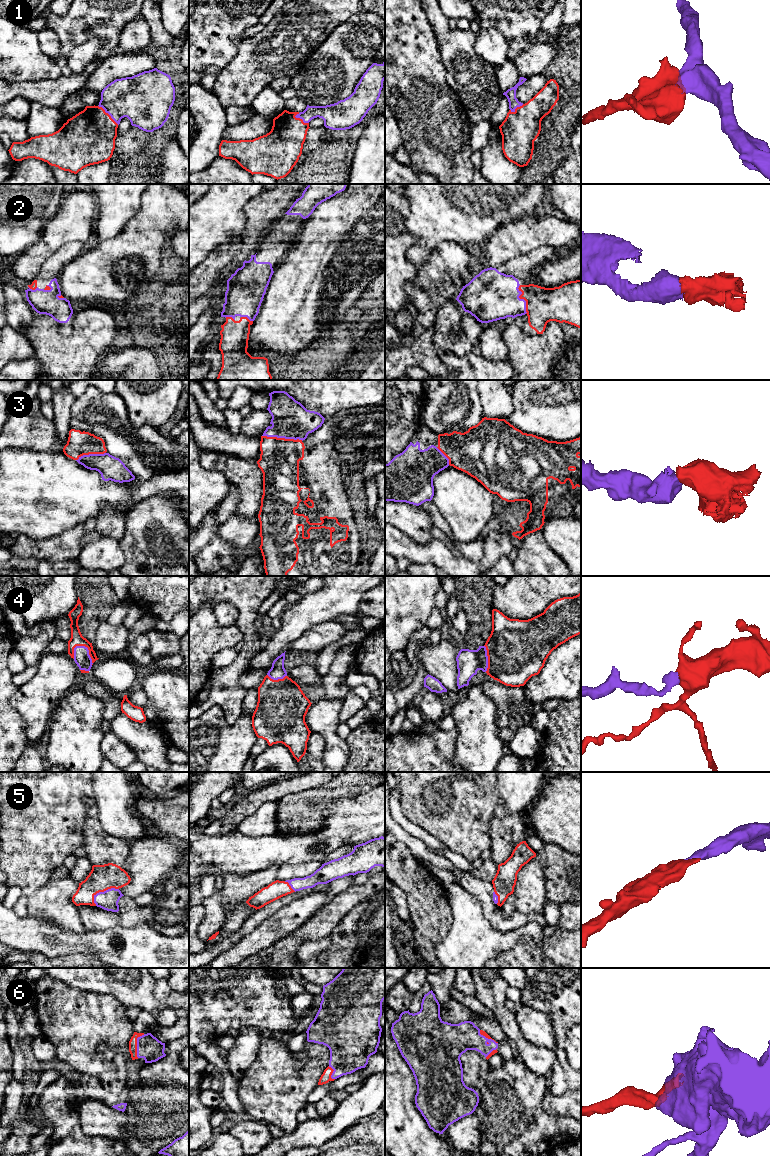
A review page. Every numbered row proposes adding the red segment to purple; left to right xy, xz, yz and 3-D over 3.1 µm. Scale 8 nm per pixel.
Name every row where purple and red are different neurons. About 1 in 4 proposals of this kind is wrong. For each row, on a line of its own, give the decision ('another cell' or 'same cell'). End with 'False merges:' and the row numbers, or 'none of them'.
1: same cell
2: same cell
3: same cell
4: same cell
5: same cell
6: same cell
False merges: none of them

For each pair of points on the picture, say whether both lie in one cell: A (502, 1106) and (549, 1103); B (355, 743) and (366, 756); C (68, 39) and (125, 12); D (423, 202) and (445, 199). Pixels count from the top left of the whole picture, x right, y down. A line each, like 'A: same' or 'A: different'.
A: different
B: same
C: same
D: same

